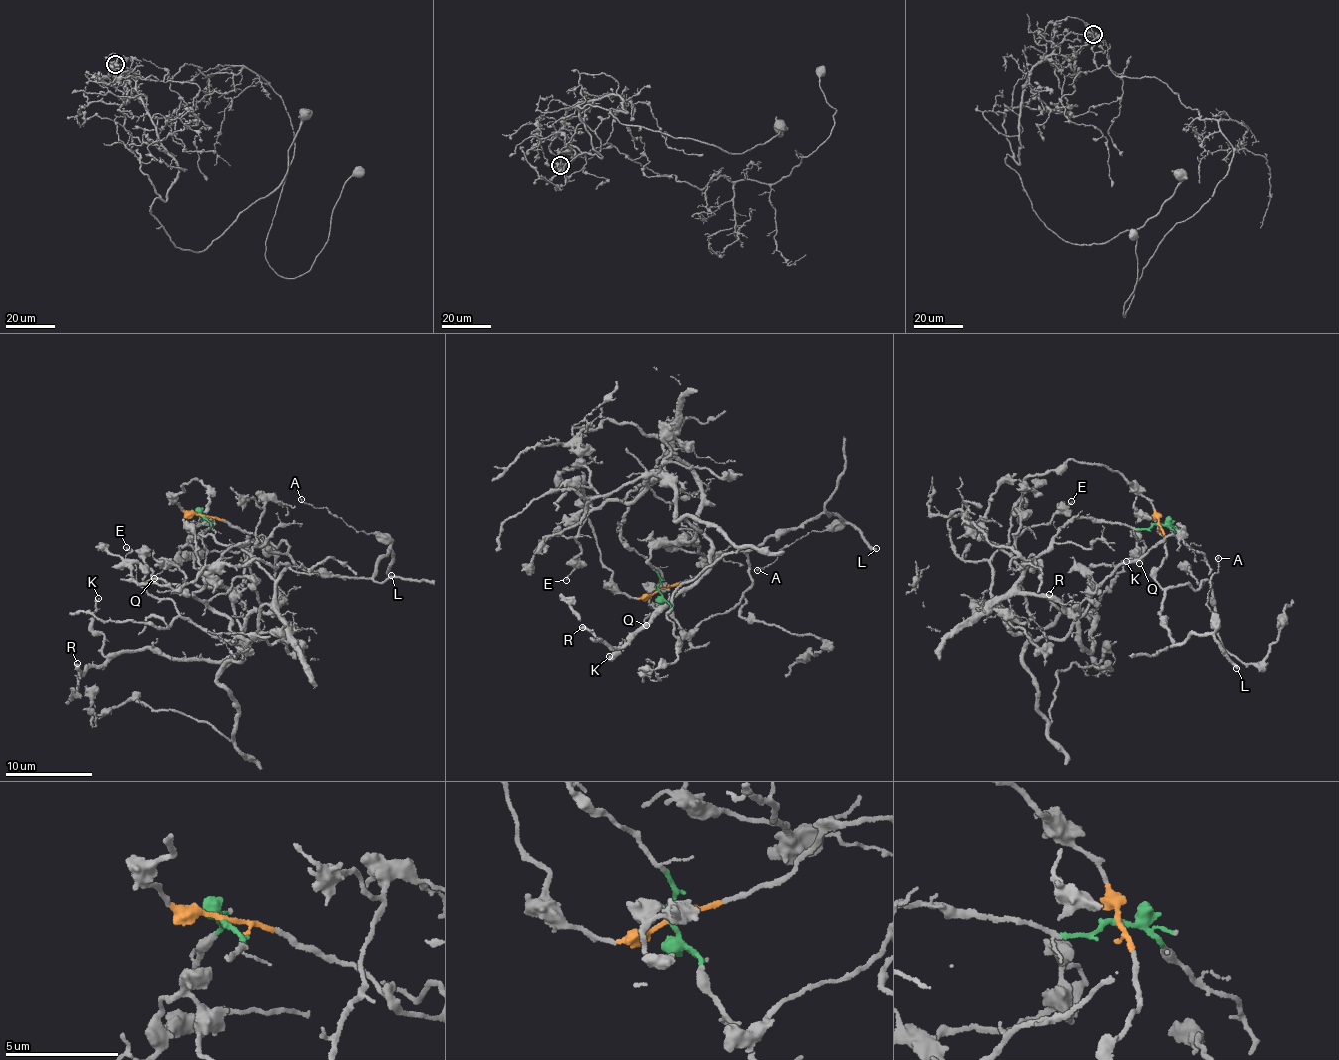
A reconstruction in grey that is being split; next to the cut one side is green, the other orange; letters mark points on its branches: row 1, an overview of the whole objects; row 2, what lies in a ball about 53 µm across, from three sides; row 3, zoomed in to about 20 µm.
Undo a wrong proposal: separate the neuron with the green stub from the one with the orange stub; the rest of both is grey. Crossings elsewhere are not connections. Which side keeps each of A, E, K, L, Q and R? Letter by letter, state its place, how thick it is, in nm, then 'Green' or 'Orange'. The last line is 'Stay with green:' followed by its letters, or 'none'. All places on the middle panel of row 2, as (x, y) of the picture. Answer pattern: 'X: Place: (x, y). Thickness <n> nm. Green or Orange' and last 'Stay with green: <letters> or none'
A: Place: (757, 570). Thickness 120 nm. Orange
E: Place: (566, 580). Thickness 130 nm. Green
K: Place: (609, 656). Thickness 160 nm. Green
L: Place: (876, 548). Thickness 300 nm. Orange
Q: Place: (646, 625). Thickness 140 nm. Green
R: Place: (582, 627). Thickness 360 nm. Green
Stay with green: E, K, Q, R

